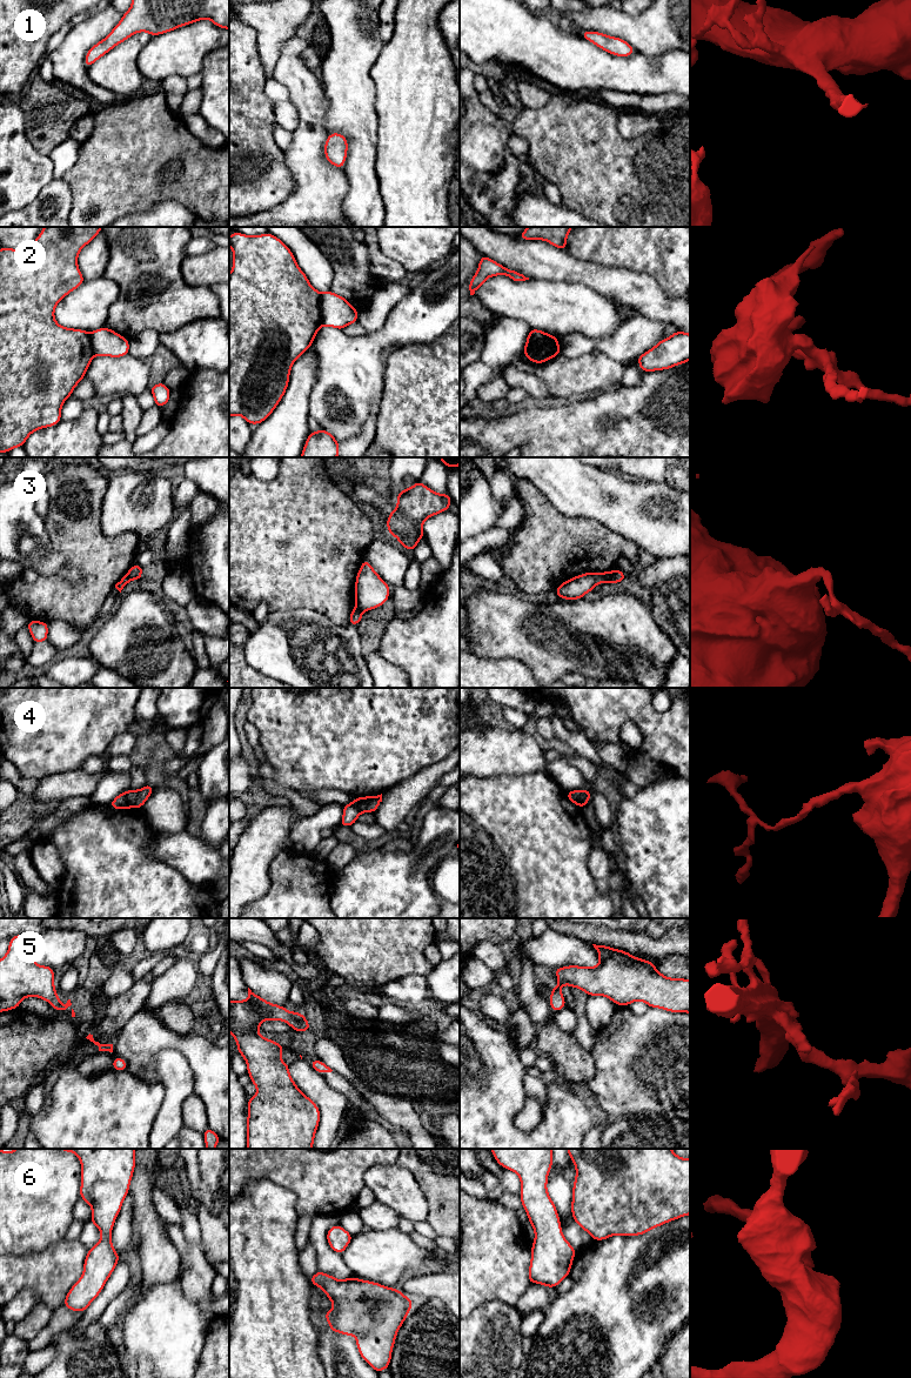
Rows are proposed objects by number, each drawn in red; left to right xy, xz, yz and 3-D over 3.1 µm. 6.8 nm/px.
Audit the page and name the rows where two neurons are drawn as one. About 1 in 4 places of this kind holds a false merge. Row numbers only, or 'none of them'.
2, 3, 4

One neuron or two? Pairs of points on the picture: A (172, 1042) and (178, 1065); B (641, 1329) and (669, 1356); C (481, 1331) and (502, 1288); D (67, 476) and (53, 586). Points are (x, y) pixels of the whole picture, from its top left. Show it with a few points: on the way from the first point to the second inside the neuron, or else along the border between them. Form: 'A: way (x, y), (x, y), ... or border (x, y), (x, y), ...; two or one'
A: border (153, 1061), (161, 1050), (175, 1049), (192, 1070); two
B: border (677, 1331), (667, 1340), (657, 1360); two
C: border (515, 1304), (488, 1300), (471, 1313); two
D: way (75, 509), (75, 533), (85, 546), (85, 576); one

